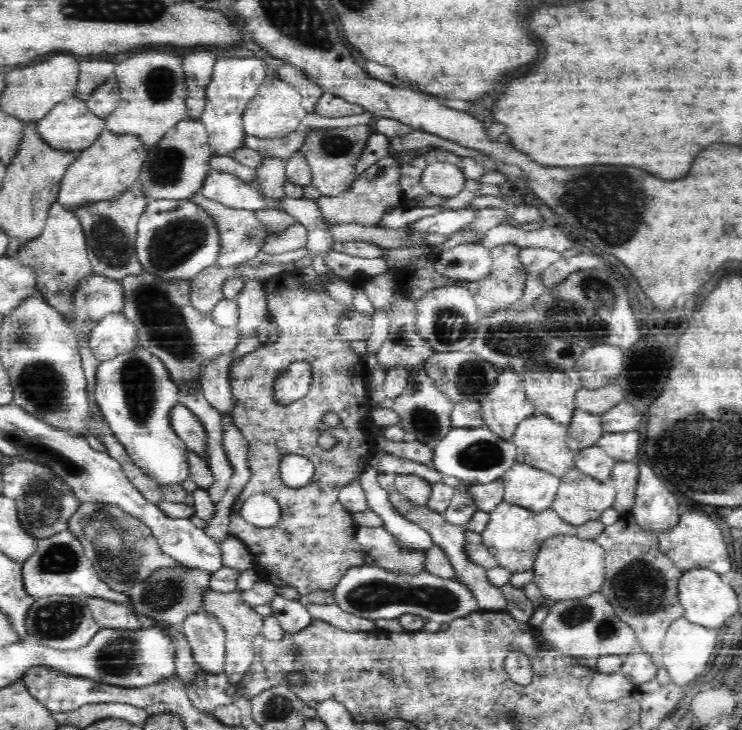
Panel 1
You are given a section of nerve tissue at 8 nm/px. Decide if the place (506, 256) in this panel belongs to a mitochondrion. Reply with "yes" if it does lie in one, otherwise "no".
no

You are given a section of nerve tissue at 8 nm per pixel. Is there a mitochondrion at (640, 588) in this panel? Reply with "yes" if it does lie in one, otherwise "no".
yes

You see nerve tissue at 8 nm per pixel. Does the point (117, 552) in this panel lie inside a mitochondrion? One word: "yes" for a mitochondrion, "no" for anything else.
yes

